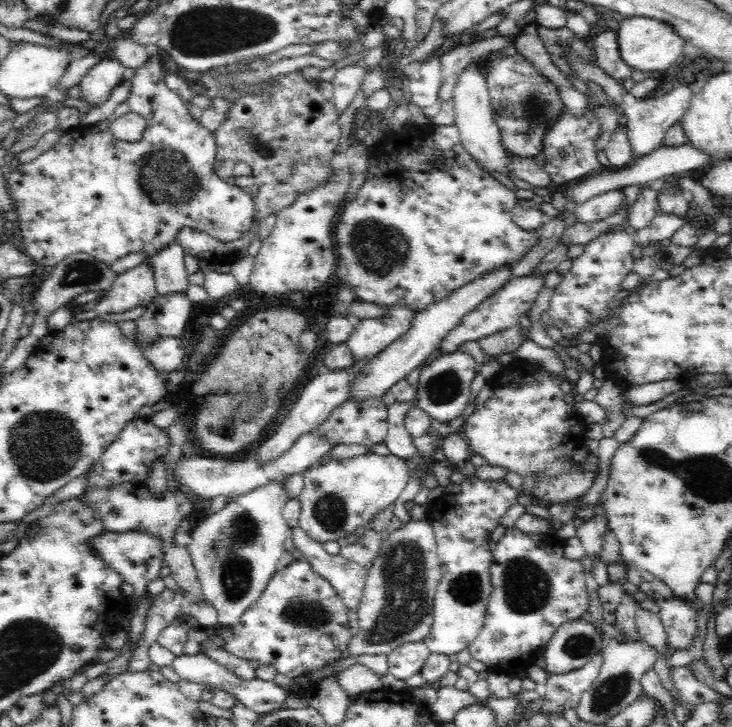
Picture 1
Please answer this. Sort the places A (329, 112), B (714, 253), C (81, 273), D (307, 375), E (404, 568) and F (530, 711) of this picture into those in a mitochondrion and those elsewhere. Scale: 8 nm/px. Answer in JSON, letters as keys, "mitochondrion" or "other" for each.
{"A":"other","B":"other","C":"mitochondrion","D":"other","E":"mitochondrion","F":"other"}

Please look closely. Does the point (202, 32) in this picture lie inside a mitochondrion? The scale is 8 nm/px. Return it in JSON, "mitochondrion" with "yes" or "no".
{"mitochondrion":"yes"}

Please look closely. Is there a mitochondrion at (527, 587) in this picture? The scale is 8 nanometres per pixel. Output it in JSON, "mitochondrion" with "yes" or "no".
{"mitochondrion":"yes"}

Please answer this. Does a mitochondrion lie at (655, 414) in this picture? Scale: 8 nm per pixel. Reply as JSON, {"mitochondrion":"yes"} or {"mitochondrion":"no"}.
{"mitochondrion":"no"}

